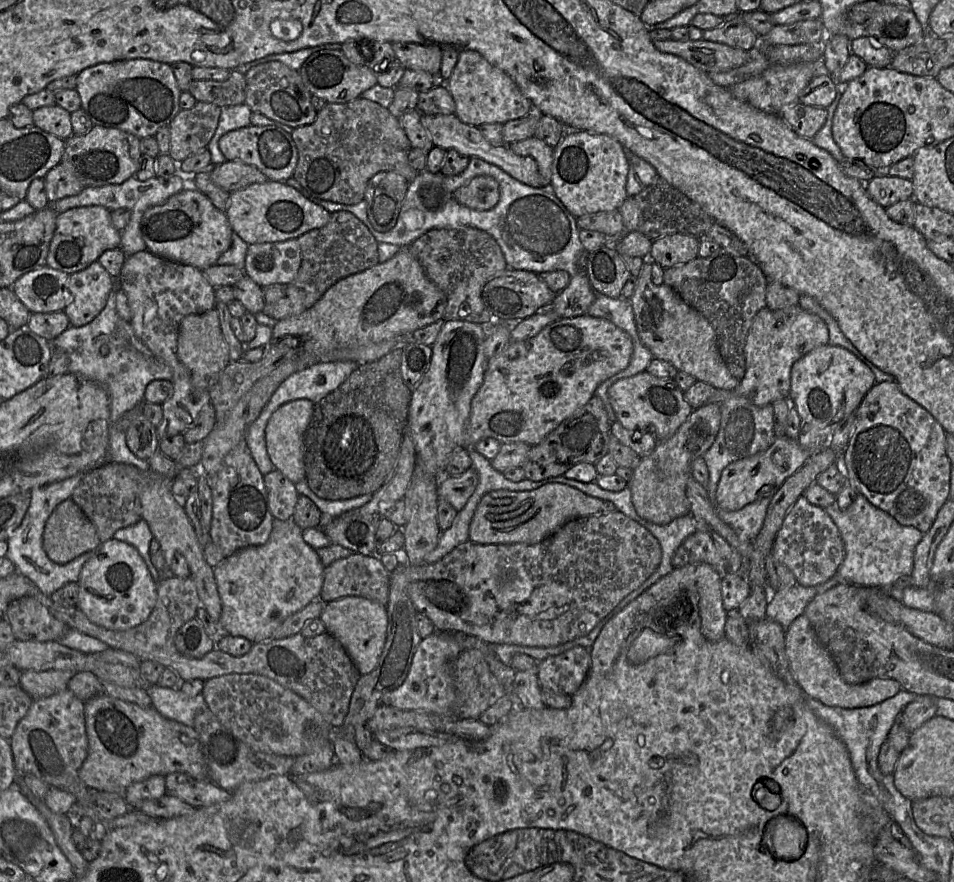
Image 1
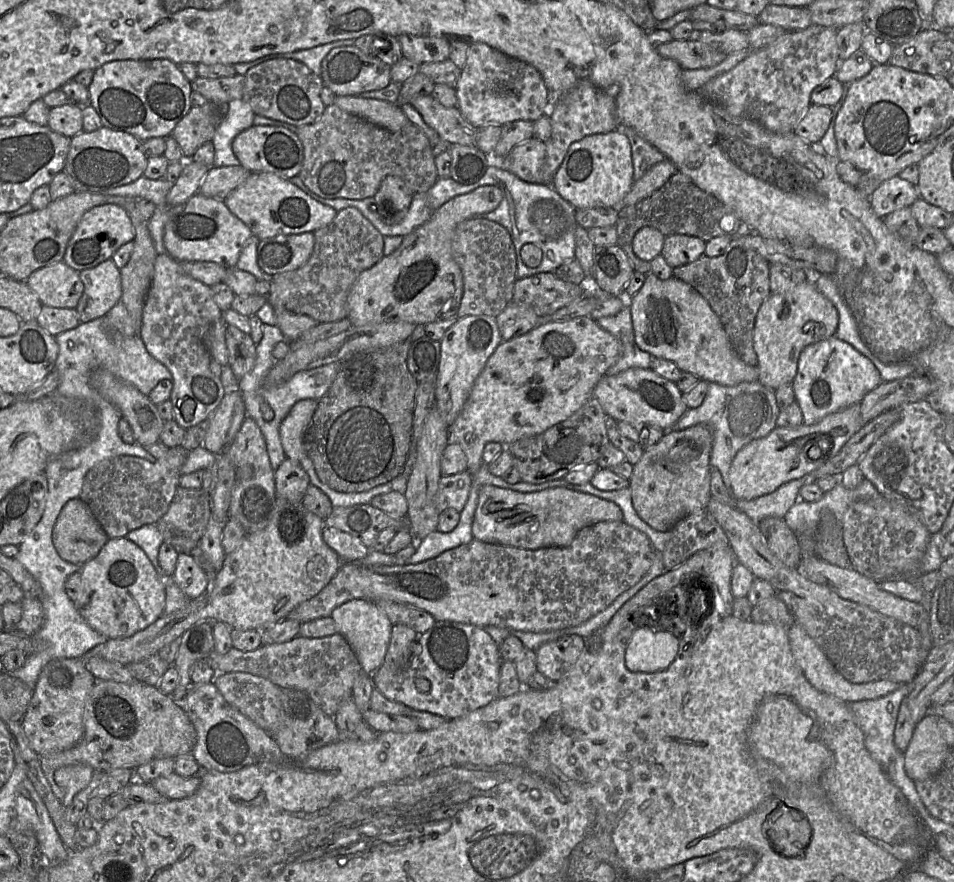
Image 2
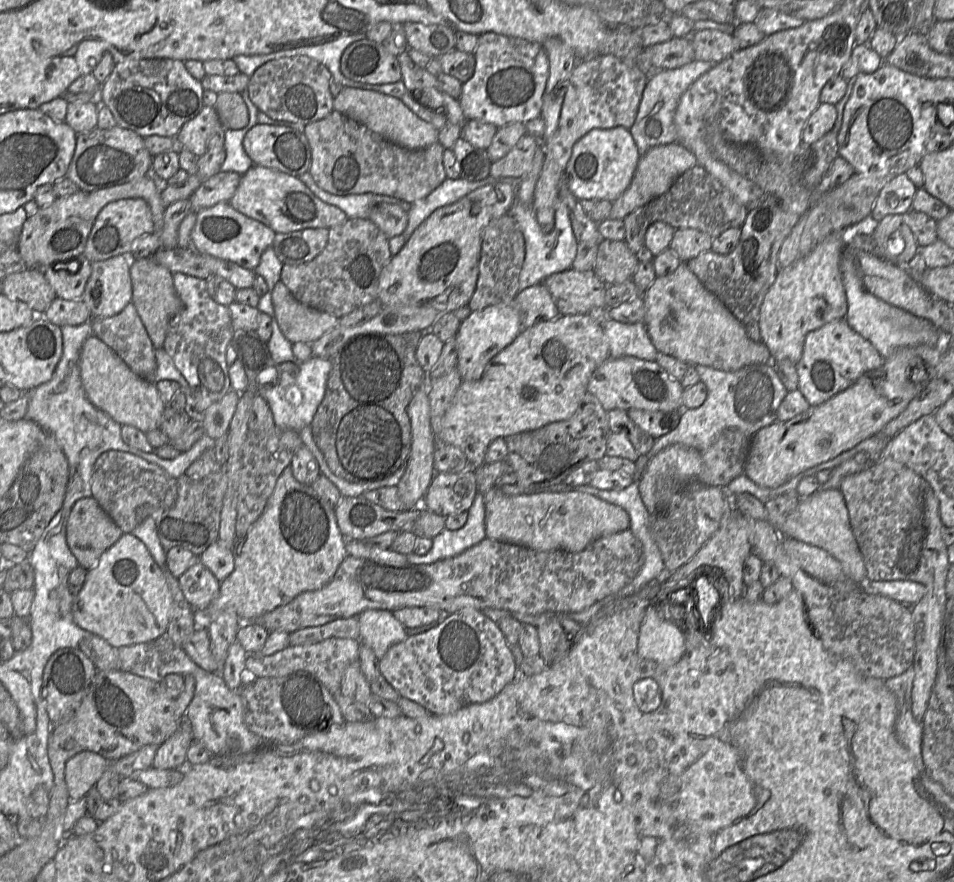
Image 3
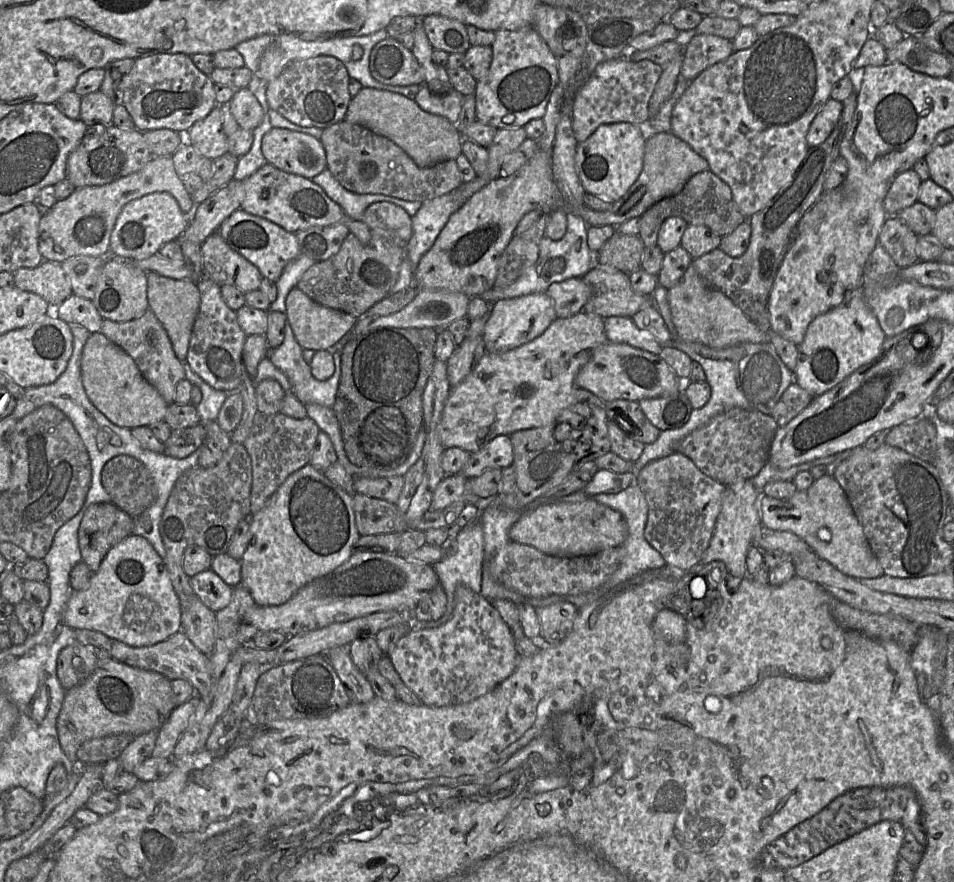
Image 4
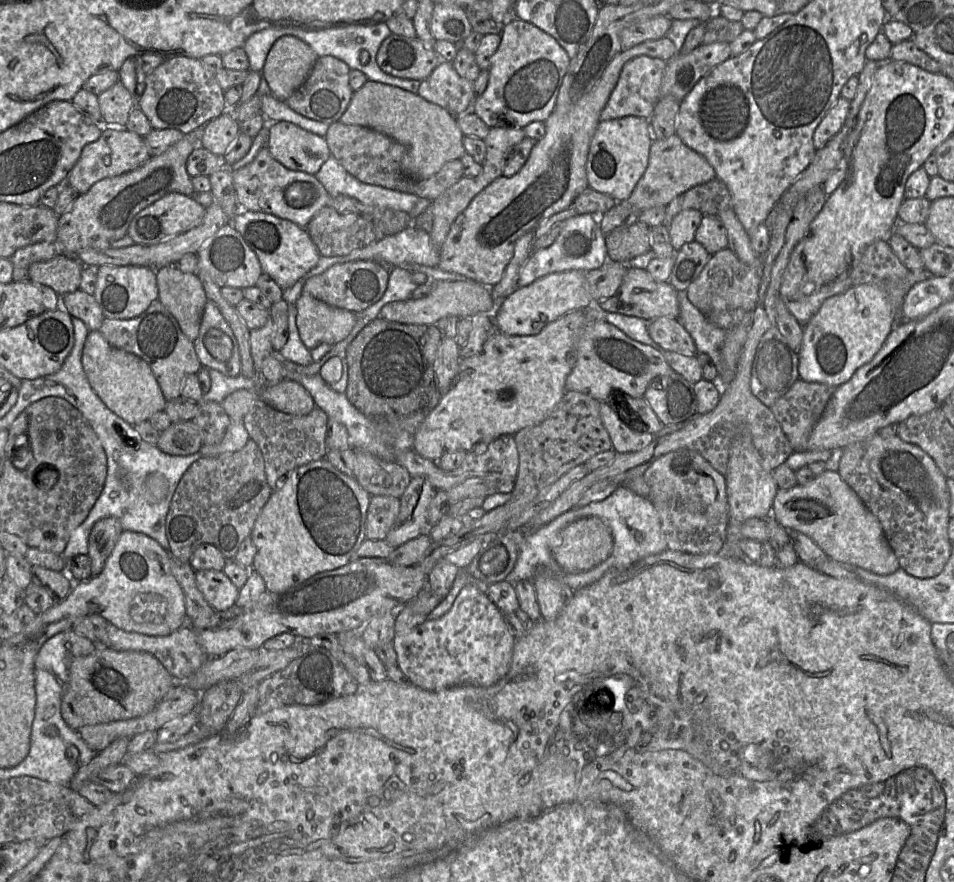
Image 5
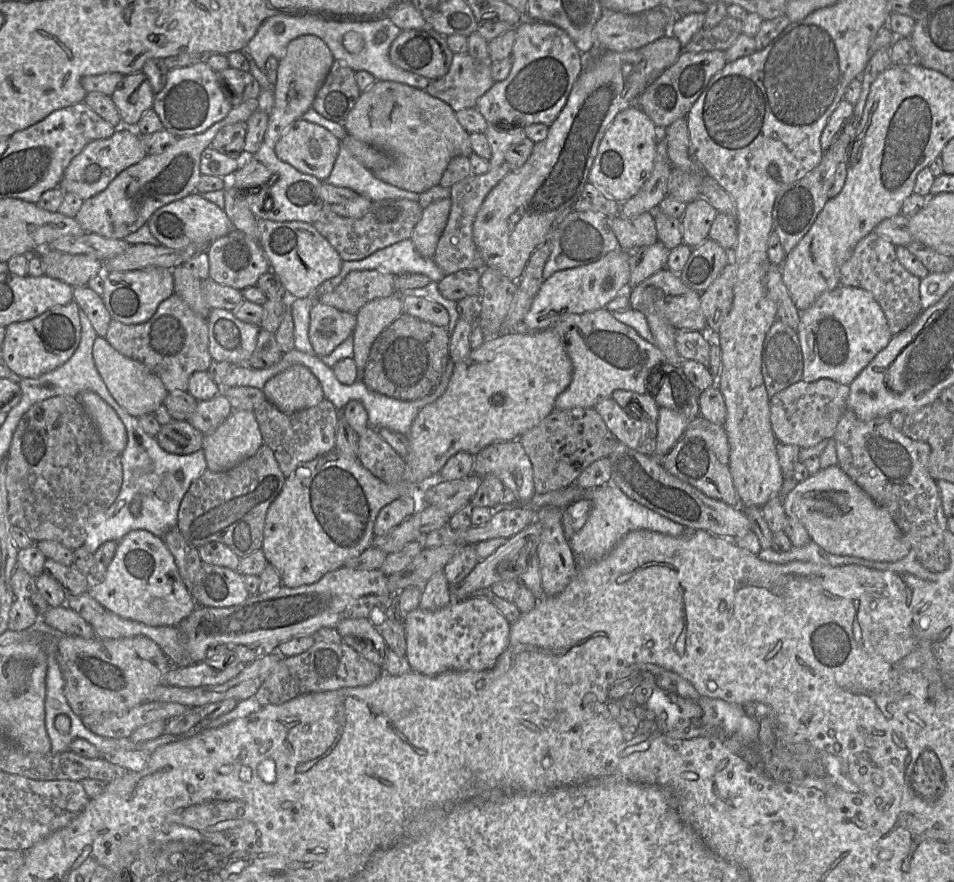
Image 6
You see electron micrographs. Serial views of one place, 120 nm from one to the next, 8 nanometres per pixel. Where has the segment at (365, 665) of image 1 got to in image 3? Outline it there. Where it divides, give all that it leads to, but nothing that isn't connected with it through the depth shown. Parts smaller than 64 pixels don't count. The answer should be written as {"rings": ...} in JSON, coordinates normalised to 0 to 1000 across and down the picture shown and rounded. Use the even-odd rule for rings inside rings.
{"rings":[[[388,690],[374,698],[376,705],[378,730],[389,735],[396,748],[399,748],[407,736],[427,722],[427,713],[407,692]]]}

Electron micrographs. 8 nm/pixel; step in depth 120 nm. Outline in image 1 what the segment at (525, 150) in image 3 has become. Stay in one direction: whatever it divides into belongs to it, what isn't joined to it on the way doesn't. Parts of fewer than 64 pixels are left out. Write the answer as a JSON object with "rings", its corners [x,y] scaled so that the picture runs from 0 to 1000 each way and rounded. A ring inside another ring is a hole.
{"rings":[[[559,154],[548,160],[530,163],[541,176],[559,179],[569,203],[568,213],[577,213],[581,170],[569,159]]]}

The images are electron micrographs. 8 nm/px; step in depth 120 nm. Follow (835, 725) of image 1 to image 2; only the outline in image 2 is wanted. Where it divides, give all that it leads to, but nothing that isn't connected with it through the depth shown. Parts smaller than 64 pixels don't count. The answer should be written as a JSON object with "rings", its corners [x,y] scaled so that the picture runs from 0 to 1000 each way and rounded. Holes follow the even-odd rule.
{"rings":[[[944,776],[938,783],[912,794],[905,794],[899,796],[889,796],[896,819],[906,832],[906,841],[909,850],[916,862],[918,862],[931,882],[945,897],[955,914],[960,914],[963,922],[972,920],[968,913],[960,895],[960,889],[956,885],[948,872],[948,854],[942,851],[937,844],[937,827],[943,804],[943,799],[950,788],[952,787],[952,777]]]}

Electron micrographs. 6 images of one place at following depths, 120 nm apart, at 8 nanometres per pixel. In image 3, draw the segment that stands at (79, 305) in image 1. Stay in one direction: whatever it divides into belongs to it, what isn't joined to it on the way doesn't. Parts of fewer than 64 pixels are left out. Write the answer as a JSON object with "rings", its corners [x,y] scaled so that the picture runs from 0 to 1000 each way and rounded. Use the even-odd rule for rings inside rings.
{"rings":[[[125,289],[96,298],[95,313],[89,324],[85,340],[93,349],[96,359],[116,359],[126,355],[138,340],[135,289]]]}

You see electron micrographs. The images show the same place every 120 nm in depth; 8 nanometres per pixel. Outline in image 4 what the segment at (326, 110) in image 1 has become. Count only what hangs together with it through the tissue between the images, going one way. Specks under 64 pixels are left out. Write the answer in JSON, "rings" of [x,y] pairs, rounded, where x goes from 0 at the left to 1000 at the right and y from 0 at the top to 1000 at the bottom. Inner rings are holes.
{"rings":[[[362,136],[338,147],[334,156],[342,173],[342,190],[363,215],[376,220],[401,220],[426,228],[444,229],[481,212],[483,196],[477,181],[439,189],[409,158]]]}

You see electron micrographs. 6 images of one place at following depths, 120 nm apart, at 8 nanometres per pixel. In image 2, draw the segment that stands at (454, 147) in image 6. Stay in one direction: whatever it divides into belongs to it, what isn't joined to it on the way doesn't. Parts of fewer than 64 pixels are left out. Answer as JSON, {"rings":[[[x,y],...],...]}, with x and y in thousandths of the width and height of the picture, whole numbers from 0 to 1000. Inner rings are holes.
{"rings":[[[355,109],[351,112],[351,119],[411,150],[419,150],[432,141],[417,117],[378,109]]]}

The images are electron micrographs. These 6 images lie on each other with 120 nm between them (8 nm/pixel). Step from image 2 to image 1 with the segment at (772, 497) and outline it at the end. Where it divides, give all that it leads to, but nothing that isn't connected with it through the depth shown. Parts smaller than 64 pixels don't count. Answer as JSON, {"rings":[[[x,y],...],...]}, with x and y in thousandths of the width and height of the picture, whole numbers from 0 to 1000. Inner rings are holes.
{"rings":[[[808,563],[796,565],[770,579],[753,578],[753,584],[770,601],[777,613],[788,613],[799,599]]]}

